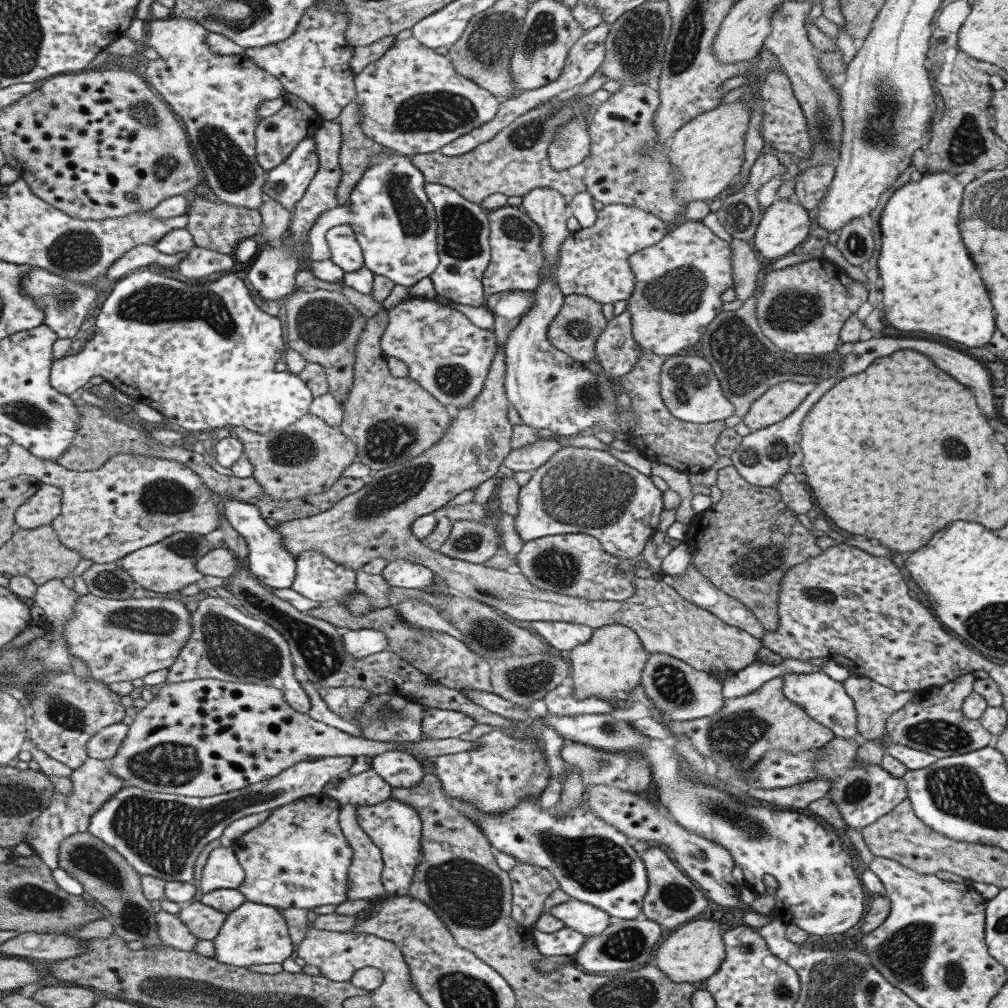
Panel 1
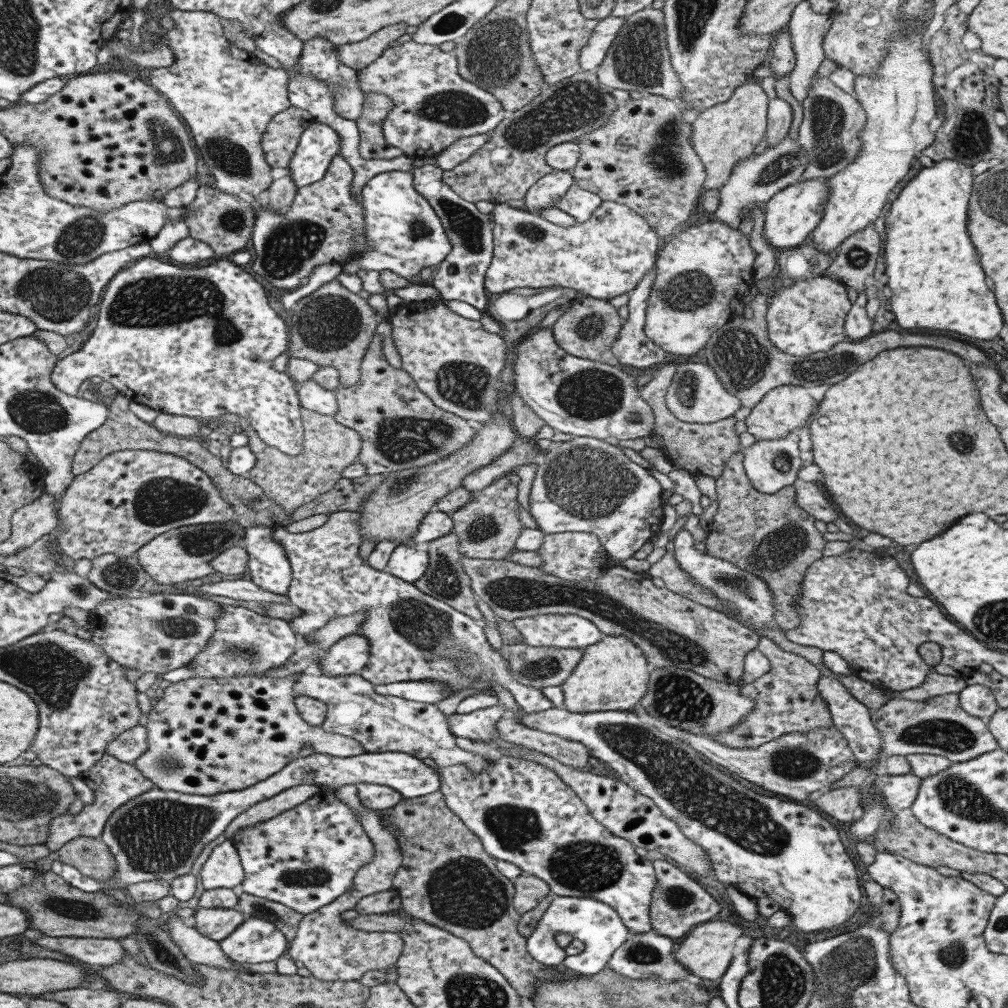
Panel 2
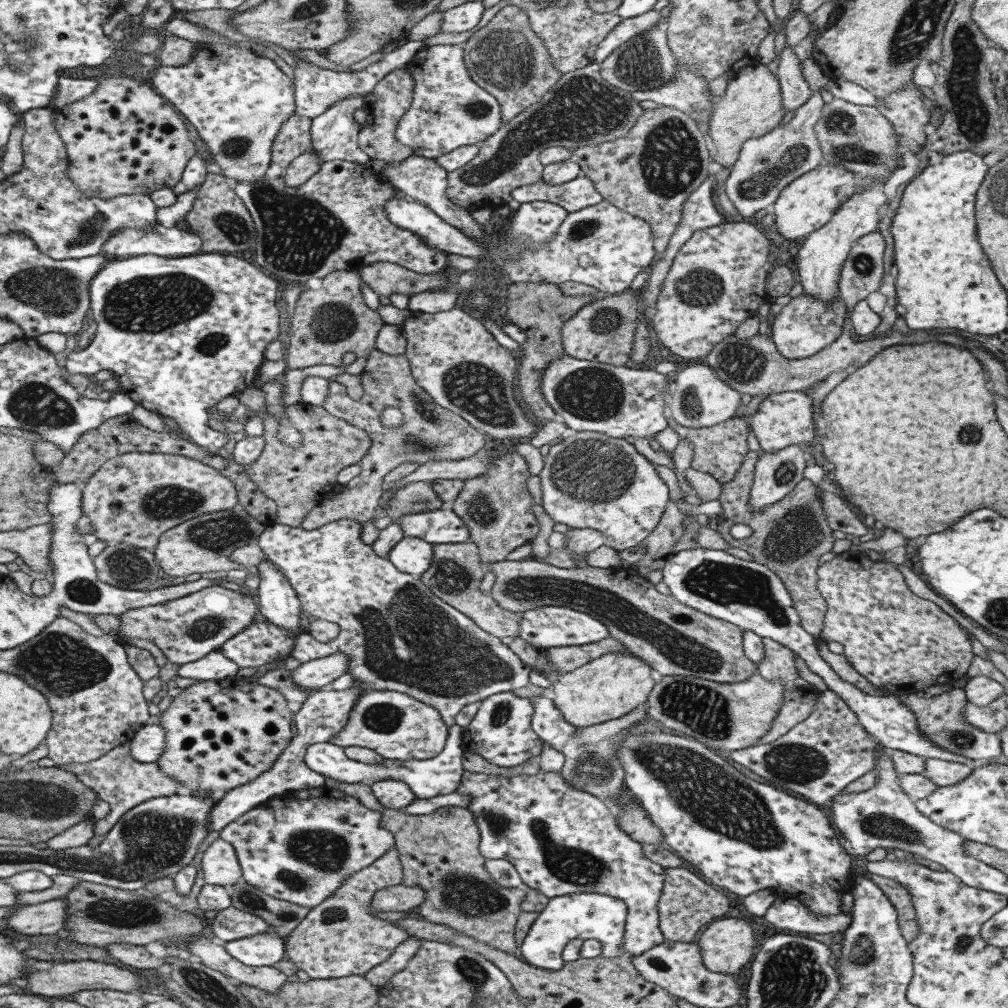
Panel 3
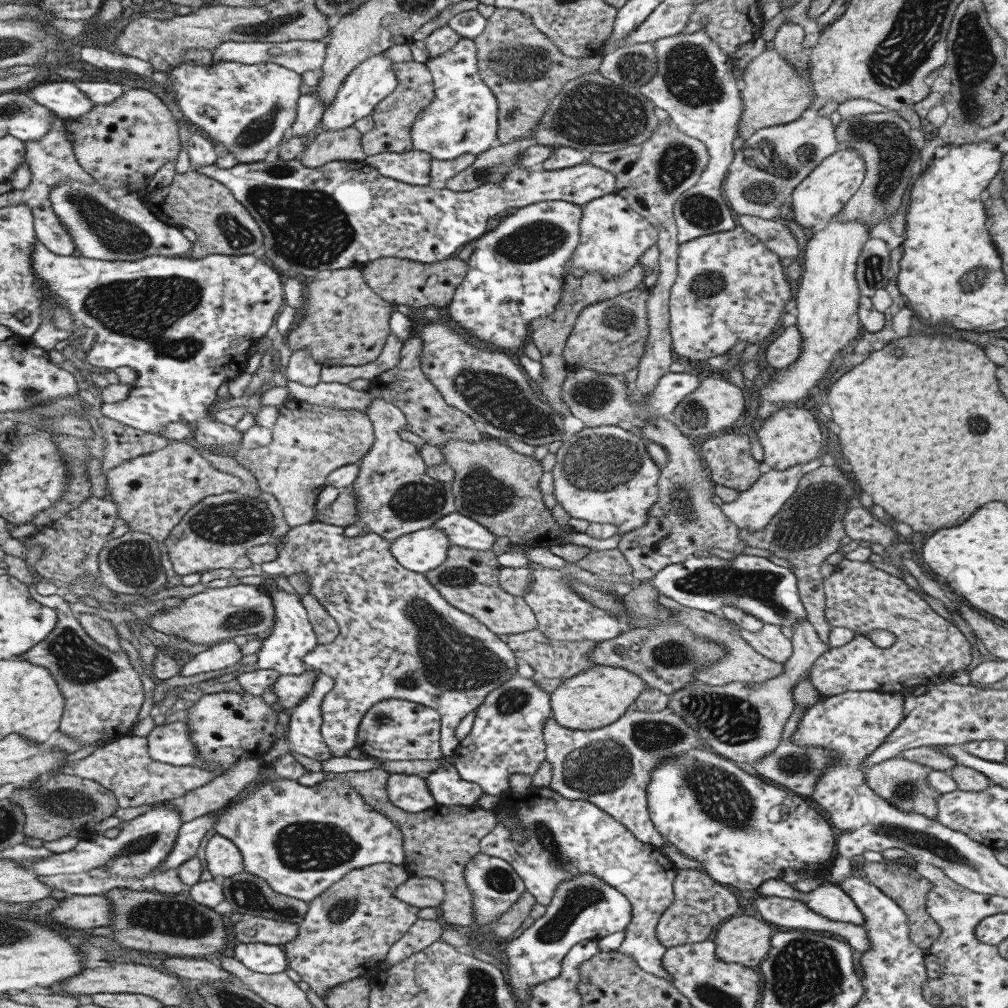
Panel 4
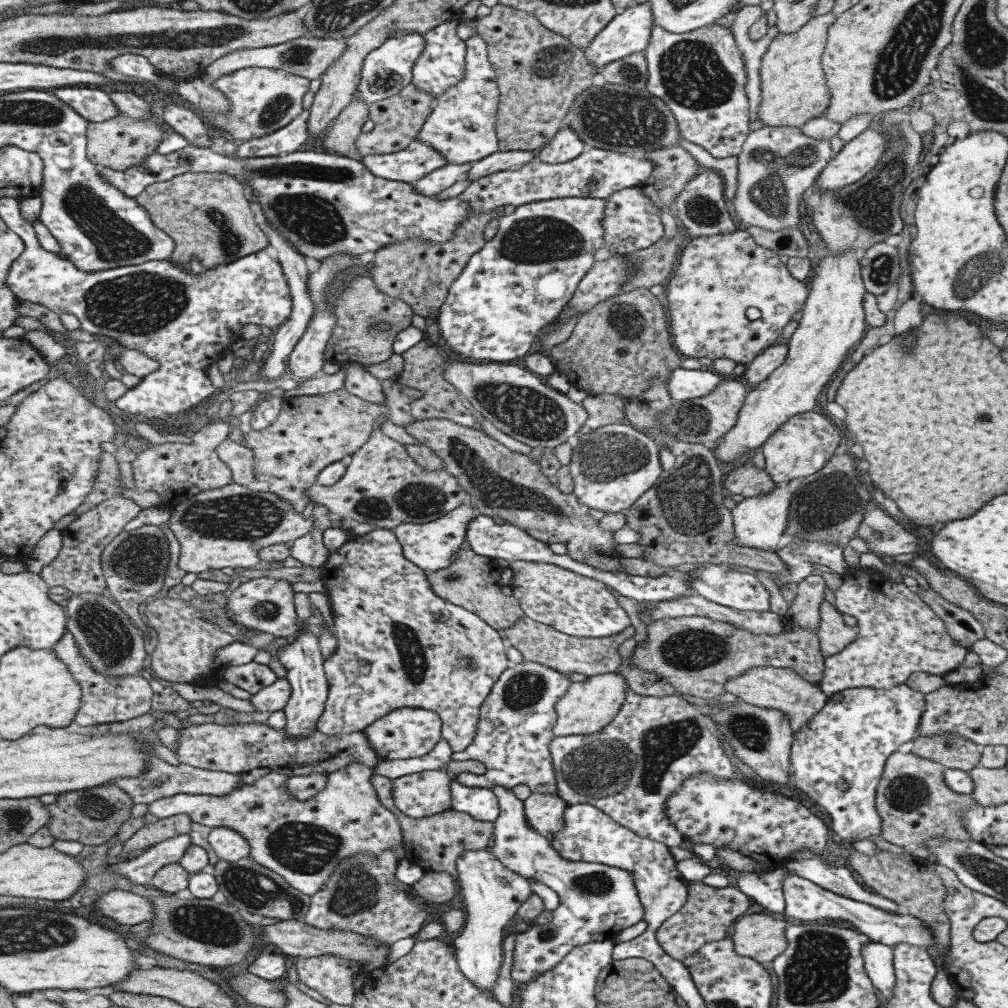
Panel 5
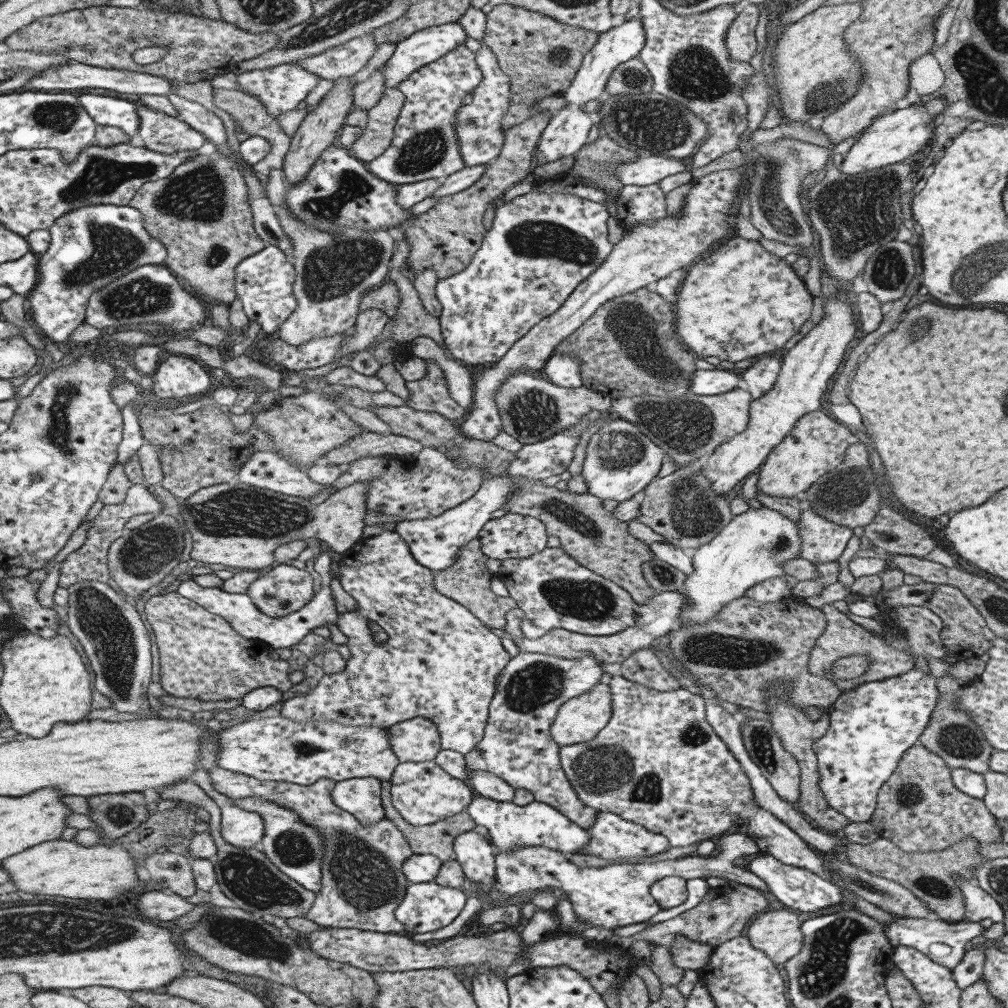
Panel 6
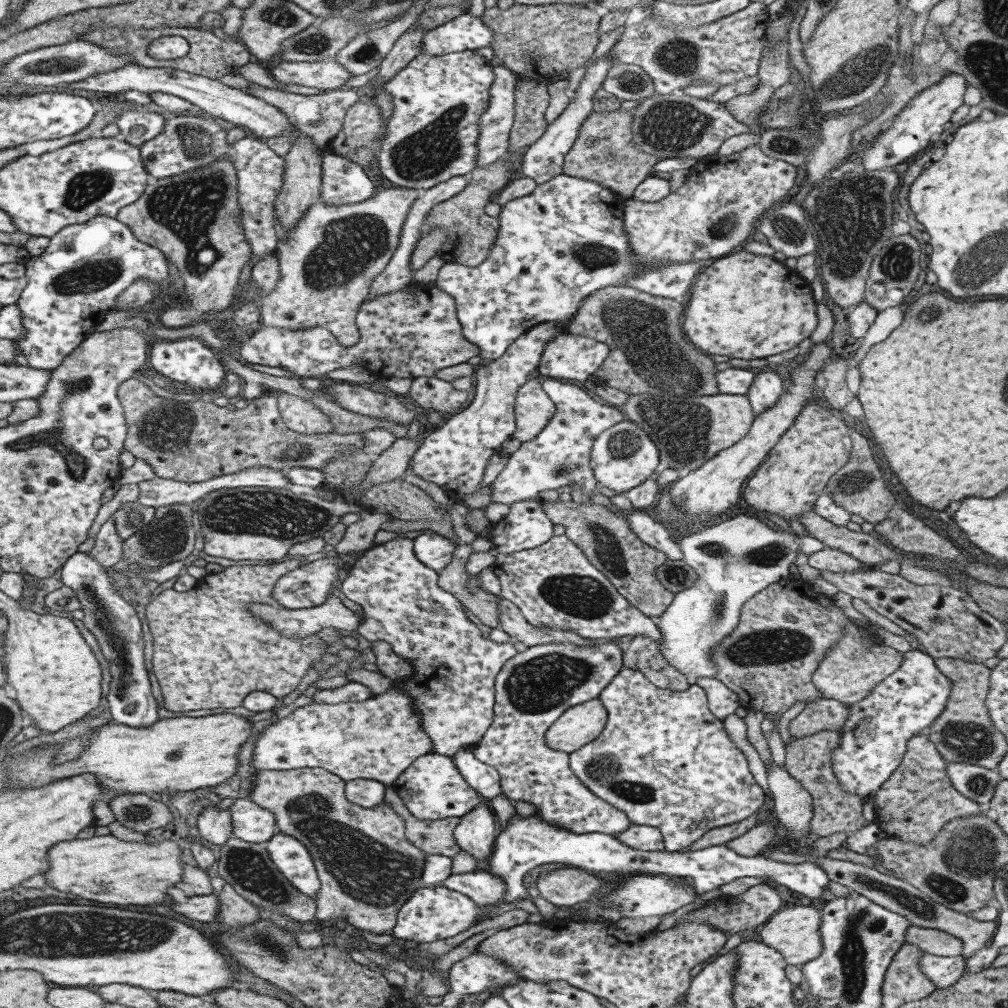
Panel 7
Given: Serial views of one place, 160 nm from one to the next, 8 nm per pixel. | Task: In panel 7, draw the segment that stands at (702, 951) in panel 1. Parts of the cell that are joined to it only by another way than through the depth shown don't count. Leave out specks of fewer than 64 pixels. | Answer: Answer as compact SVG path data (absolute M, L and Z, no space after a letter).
M789 905L783 910L773 913L756 930L756 939L774 948L785 961L785 964L801 966L808 960L813 960L821 952L821 941L818 933L820 923L819 910L811 906Z

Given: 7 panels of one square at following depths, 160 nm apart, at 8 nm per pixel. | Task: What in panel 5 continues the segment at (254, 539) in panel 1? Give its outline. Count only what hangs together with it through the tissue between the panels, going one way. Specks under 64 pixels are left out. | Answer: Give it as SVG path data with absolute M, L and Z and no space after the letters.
M299 626L299 630L288 640L287 646L277 650L277 662L287 671L285 679L291 689L286 705L282 708L285 716L282 730L293 739L301 739L309 737L316 730L317 719L321 716L328 695L328 685L322 668L323 656L318 648L318 638L307 628Z

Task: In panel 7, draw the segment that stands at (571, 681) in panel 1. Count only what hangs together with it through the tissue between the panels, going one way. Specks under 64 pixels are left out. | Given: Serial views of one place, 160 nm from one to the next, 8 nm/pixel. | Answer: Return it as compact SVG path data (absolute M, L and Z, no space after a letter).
M595 697L566 708L546 730L543 742L549 750L569 755L597 739L605 723L606 710Z

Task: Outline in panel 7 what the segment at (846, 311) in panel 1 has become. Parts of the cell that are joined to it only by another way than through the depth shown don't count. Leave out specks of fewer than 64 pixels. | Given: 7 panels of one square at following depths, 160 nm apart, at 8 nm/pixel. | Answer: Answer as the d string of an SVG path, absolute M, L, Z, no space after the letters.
M764 368L756 371L746 392L751 412L755 415L771 408L777 404L780 394L784 391L783 384L779 376L774 373L773 368Z

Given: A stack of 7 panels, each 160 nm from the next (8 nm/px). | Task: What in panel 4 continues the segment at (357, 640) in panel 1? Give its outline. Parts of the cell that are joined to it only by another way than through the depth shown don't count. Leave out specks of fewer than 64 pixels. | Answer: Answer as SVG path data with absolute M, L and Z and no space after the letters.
M309 669L297 676L280 675L269 690L275 693L276 702L289 711L311 692L315 675L317 669Z

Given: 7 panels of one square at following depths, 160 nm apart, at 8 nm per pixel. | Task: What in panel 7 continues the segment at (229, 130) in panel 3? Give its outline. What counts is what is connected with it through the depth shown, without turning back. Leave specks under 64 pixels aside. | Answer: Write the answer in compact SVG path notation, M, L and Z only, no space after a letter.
M331 59L319 62L287 62L281 61L270 70L269 76L277 81L277 84L297 84L297 86L307 86L307 88L318 88L329 91L337 88L345 88L344 82L352 77L340 64Z

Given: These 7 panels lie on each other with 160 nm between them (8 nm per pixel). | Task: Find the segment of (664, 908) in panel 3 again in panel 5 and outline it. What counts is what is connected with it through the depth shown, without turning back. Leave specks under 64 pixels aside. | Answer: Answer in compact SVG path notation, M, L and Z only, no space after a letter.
M691 881L686 884L686 901L683 906L664 920L654 934L659 946L669 956L681 962L702 944L724 939L729 926L737 920L737 916L752 910L754 906L748 896L735 888L713 888L701 881Z

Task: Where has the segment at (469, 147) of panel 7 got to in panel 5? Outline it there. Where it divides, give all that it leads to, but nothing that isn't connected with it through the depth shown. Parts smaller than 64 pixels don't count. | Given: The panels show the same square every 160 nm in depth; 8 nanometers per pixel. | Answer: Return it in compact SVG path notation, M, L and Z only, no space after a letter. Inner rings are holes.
M456 20L445 21L420 34L424 40L424 47L413 63L410 82L419 90L432 94L434 98L444 93L449 86L462 81L464 75L465 45L455 35L455 27L458 23ZM417 138L403 150L391 155L362 156L360 162L379 178L409 184L415 184L429 172L447 164L435 149L431 149L427 143L421 143Z

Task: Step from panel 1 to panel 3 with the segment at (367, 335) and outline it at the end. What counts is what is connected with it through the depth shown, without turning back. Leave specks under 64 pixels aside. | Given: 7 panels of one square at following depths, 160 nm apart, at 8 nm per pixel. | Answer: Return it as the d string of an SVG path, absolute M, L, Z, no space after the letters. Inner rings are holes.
M371 349L371 352L366 356L364 367L359 374L361 380L362 392L358 397L352 397L348 394L347 388L338 382L329 381L328 395L325 401L321 404L321 408L335 418L340 418L348 422L355 428L360 428L367 433L371 444L367 452L360 460L360 473L353 477L349 482L346 482L345 488L337 491L333 498L323 498L317 503L303 518L300 527L303 530L313 530L319 528L328 522L333 522L339 519L351 519L360 524L366 520L373 518L375 507L378 505L379 497L382 495L382 478L392 468L399 466L405 462L416 462L417 464L425 464L430 460L459 460L467 458L477 451L486 448L486 436L473 428L466 420L460 416L449 412L444 408L433 403L431 396L426 394L420 386L413 380L410 373L408 360L403 354L391 356L377 350ZM397 408L402 414L402 423L396 427L384 427L381 422L381 413L385 409Z

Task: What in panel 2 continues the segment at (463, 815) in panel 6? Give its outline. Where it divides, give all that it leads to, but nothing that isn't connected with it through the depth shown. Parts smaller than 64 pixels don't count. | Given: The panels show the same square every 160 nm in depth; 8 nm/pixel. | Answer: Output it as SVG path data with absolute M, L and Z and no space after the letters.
M439 791L399 799L383 828L400 844L402 861L394 874L391 890L400 896L401 911L463 939L472 953L496 968L519 996L532 996L538 986L536 982L556 982L568 972L561 967L542 965L527 952L526 938L515 929L520 914L512 907L514 885L496 869L496 859L483 850L479 839L447 808Z

